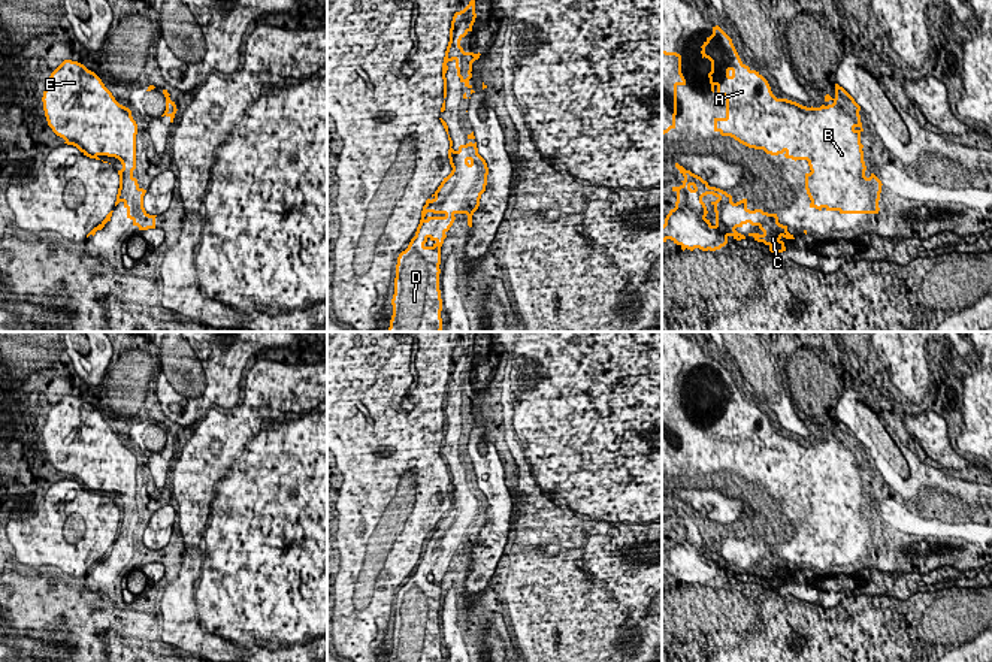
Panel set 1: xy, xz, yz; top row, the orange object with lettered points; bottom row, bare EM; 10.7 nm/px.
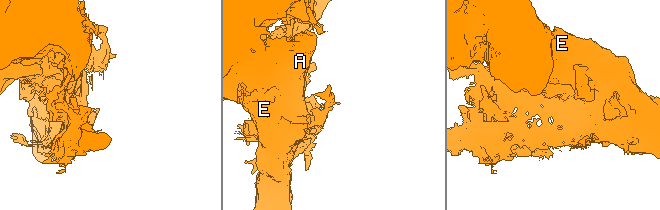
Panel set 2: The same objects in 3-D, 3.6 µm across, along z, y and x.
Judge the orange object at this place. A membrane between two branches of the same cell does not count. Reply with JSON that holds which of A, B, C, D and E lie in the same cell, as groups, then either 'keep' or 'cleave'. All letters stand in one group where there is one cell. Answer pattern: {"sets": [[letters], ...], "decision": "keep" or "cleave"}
{"sets": [["A", "B", "C", "D", "E"]], "decision": "keep"}

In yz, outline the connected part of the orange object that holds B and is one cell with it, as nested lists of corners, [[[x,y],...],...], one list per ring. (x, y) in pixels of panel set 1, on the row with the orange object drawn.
[[[719,25],[713,27],[713,34],[701,48],[702,58],[711,61],[708,73],[711,91],[716,91],[717,97],[726,97],[726,117],[714,118],[714,132],[771,155],[783,154],[795,161],[807,160],[811,170],[805,173],[810,208],[840,214],[878,214],[883,184],[874,173],[865,176],[861,106],[843,87],[835,84],[834,99],[825,96],[825,102],[832,100],[832,105],[807,108],[787,99],[777,99],[768,81],[741,61],[732,39]]]

